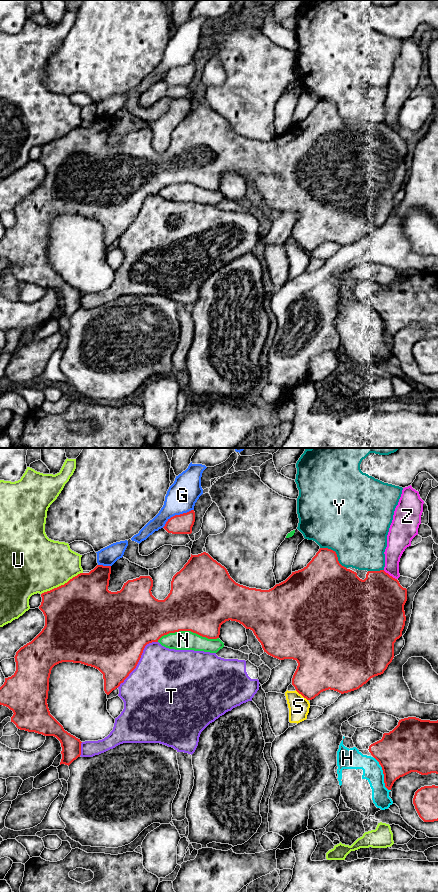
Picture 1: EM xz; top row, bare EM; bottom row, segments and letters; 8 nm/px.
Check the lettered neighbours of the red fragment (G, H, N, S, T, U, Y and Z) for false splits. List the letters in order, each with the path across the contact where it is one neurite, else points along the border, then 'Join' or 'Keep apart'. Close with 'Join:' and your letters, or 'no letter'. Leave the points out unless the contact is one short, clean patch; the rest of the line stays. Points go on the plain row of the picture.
G: Keep apart
H: Keep apart
N: Keep apart
S: Boundary: xz (295, 242), (307, 252). Keep apart
T: Keep apart
U: Keep apart
Y: Keep apart
Z: Keep apart
Join: no letter

